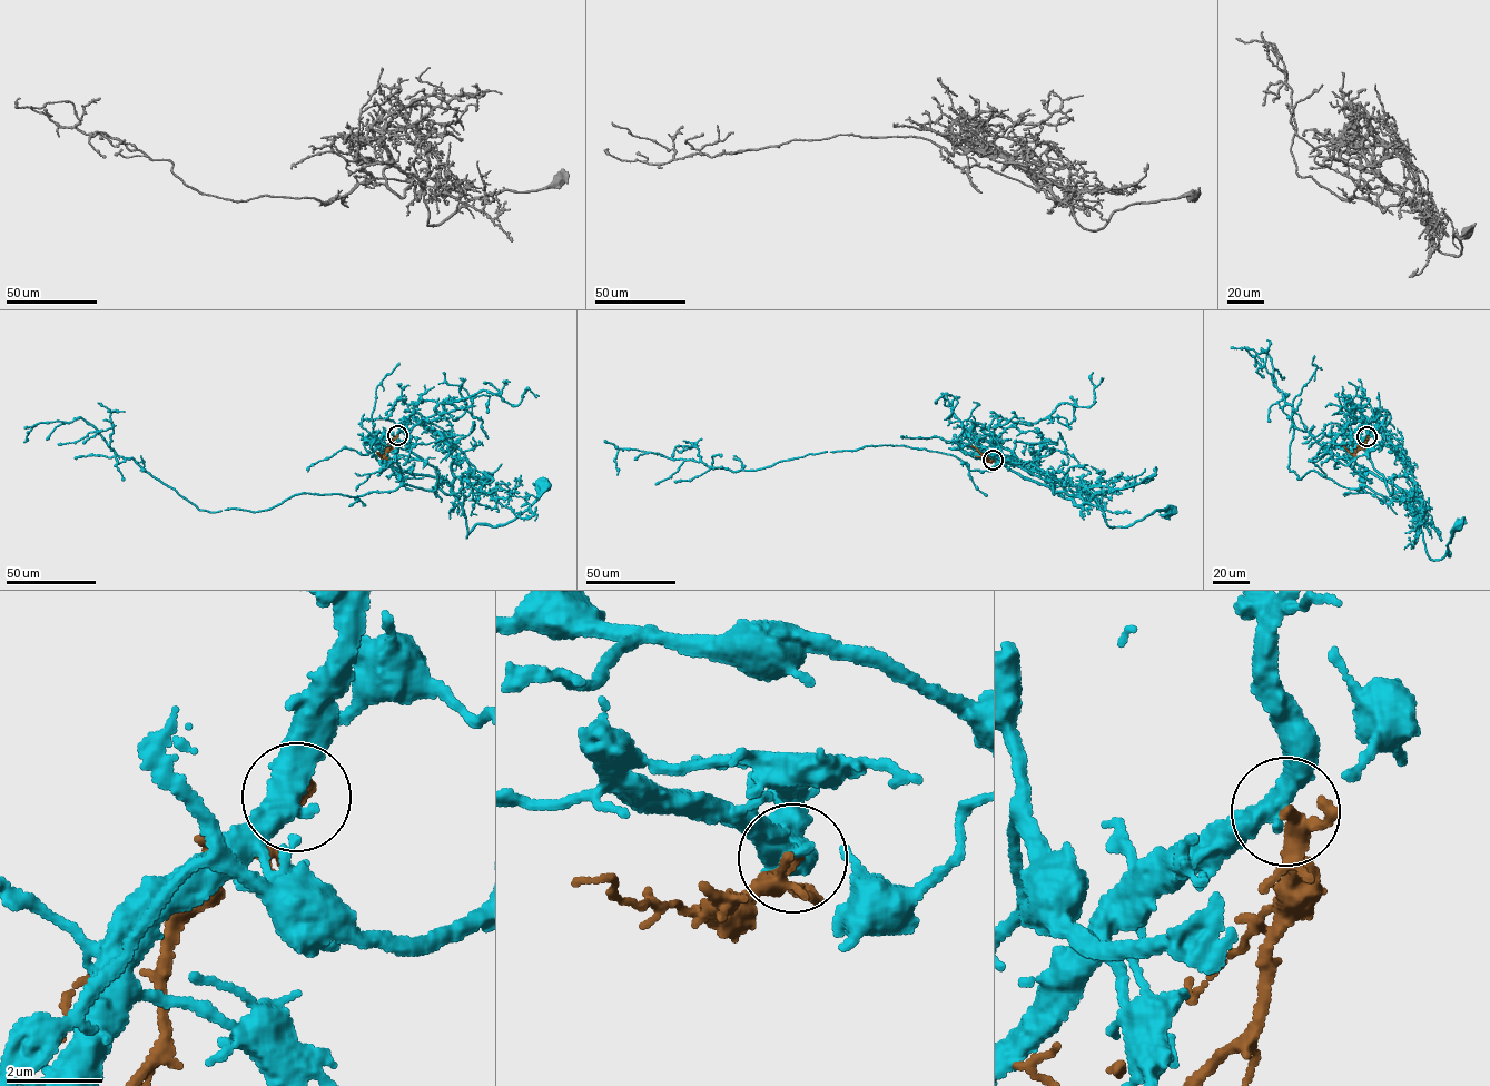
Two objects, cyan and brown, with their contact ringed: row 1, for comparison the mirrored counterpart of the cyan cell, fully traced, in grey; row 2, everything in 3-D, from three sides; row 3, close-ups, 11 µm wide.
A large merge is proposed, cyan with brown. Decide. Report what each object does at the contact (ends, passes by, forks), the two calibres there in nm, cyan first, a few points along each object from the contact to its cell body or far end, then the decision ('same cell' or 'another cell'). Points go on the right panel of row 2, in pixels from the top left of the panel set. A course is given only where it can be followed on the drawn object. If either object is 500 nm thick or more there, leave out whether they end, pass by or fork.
cyan passes by; brown passes by; calibres 480 and 240 nm; course cyan (1367, 436), (1363, 450), (1392, 499), (1405, 500), (1420, 519), (1431, 559), (1449, 556), (1459, 523); course brown (1367, 436), (1365, 444), (1353, 454), (1343, 445); another cell

